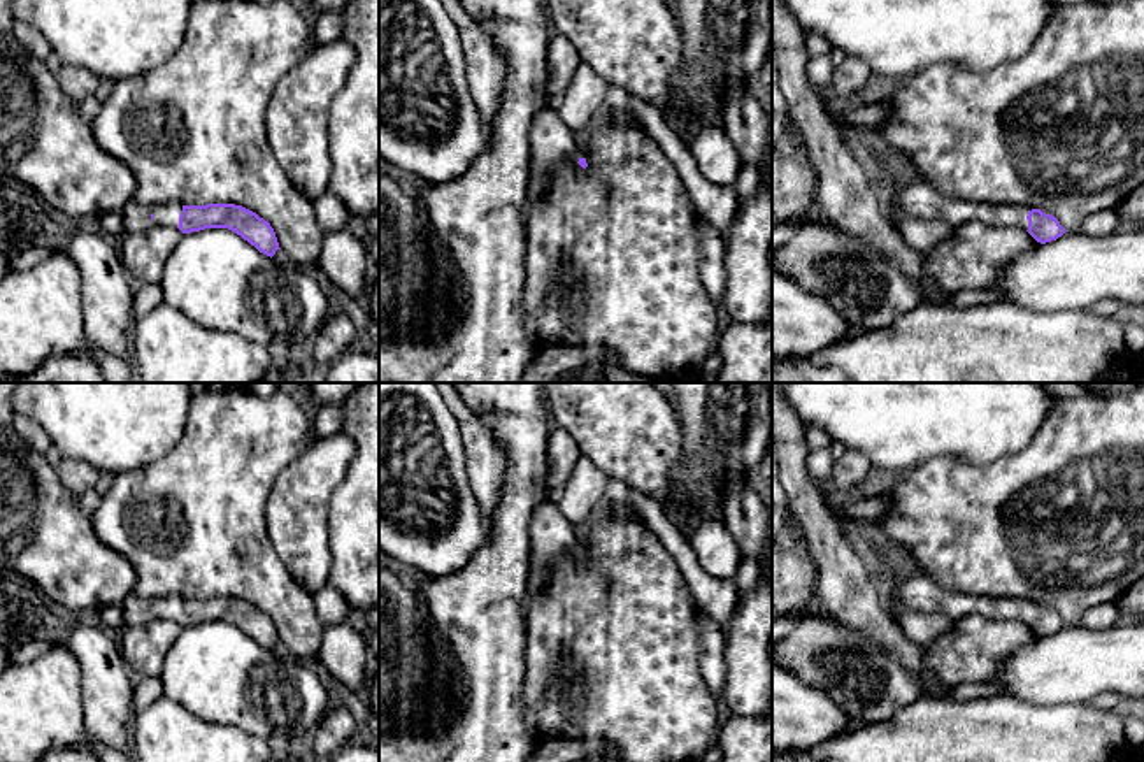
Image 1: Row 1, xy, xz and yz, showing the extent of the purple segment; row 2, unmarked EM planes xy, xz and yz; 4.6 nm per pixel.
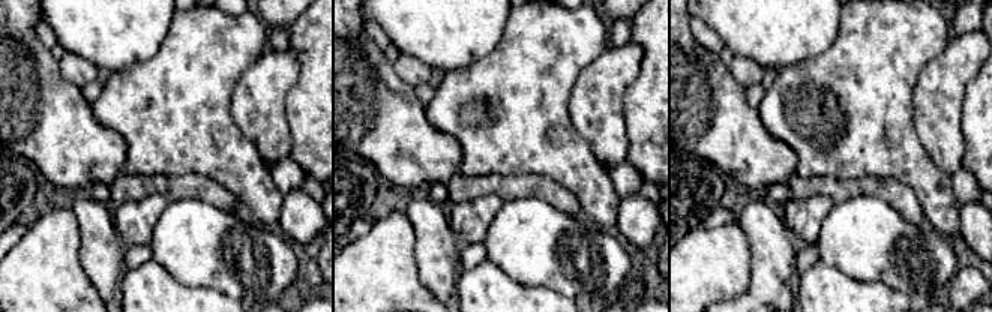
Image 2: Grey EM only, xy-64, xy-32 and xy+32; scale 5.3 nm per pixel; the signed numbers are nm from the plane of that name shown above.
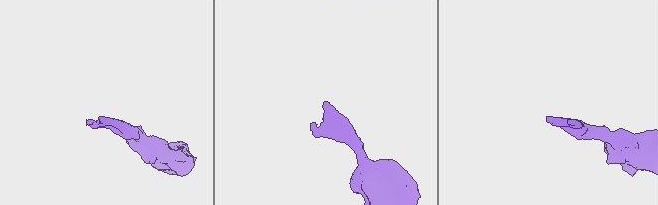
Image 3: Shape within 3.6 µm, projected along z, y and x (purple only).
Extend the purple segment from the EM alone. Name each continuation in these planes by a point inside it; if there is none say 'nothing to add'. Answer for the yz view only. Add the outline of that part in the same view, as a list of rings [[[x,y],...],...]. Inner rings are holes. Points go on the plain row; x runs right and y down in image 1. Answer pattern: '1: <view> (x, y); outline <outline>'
1: yz (918, 592); outline [[[919,569],[907,578],[900,578],[897,600],[907,609],[939,613],[953,620],[981,615],[995,620],[1016,620],[1025,625],[1028,623],[1026,609],[1032,604],[1032,600],[1018,597],[988,597],[951,592]]]

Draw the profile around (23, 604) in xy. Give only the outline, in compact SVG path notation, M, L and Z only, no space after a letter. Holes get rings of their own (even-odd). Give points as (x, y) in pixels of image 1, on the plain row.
M0 567L0 672L9 665L11 653L32 641L49 609L33 581Z

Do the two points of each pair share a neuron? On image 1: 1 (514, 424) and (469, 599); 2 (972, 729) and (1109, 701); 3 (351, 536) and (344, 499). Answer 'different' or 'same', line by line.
1: same
2: different
3: same

